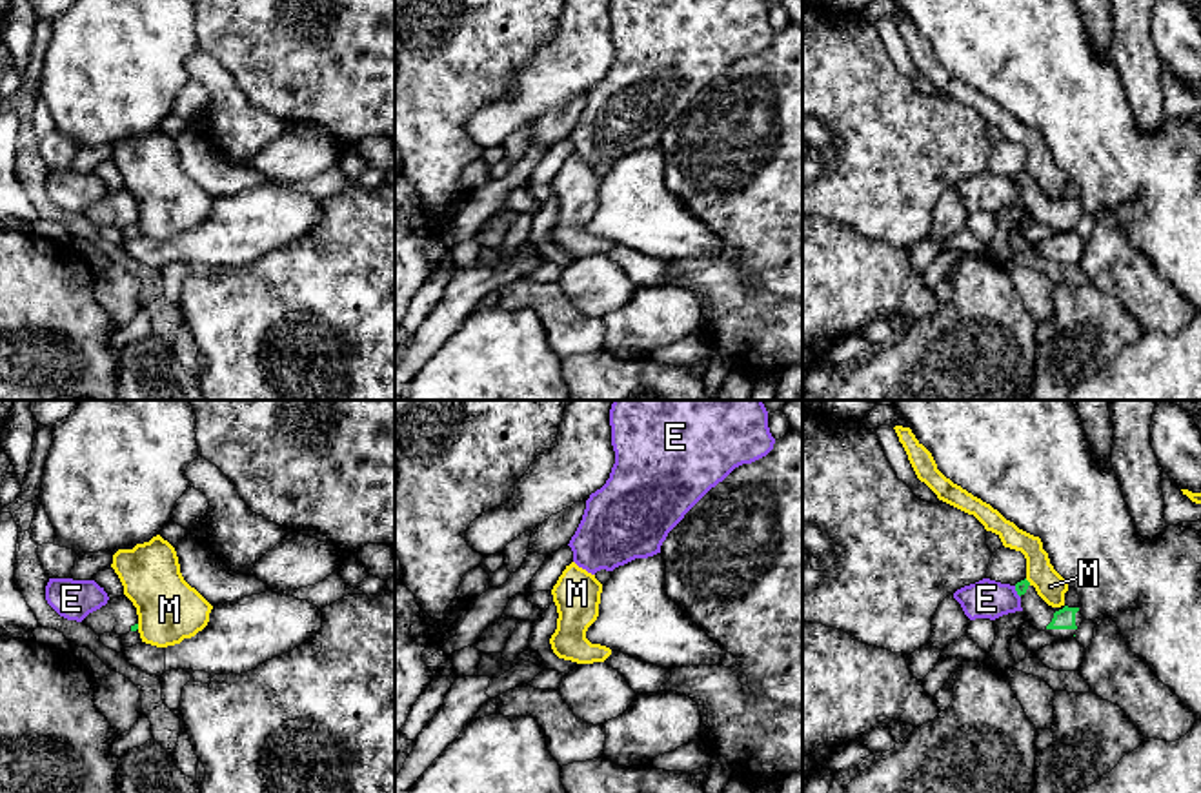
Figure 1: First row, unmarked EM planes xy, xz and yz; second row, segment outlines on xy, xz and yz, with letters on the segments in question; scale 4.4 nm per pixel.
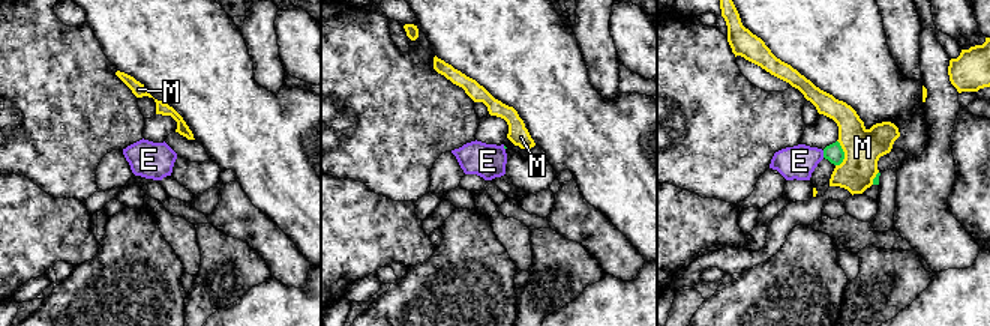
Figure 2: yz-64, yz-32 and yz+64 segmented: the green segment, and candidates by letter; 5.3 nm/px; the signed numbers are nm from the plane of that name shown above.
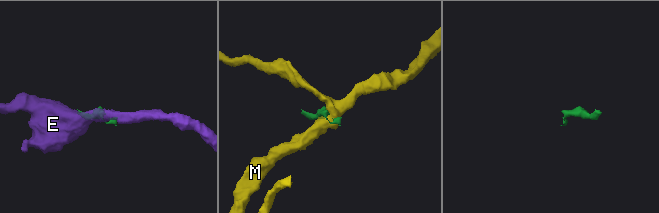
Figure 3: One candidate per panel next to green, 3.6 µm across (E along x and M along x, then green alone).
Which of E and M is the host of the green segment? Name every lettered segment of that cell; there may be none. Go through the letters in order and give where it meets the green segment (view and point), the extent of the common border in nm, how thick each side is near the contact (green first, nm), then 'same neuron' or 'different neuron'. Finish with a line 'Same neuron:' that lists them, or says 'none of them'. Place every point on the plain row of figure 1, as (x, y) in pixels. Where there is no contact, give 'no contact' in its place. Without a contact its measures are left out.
E: meets green in yz at (1016, 182); contact 60 nm long; 50 nm thick on the green side, 180 nm on the other; different neuron
M: meets green in yz at (1029, 175); contact 40 nm long; 50 nm thick on the green side, 140 nm on the other; different neuron
Same neuron: none of them

